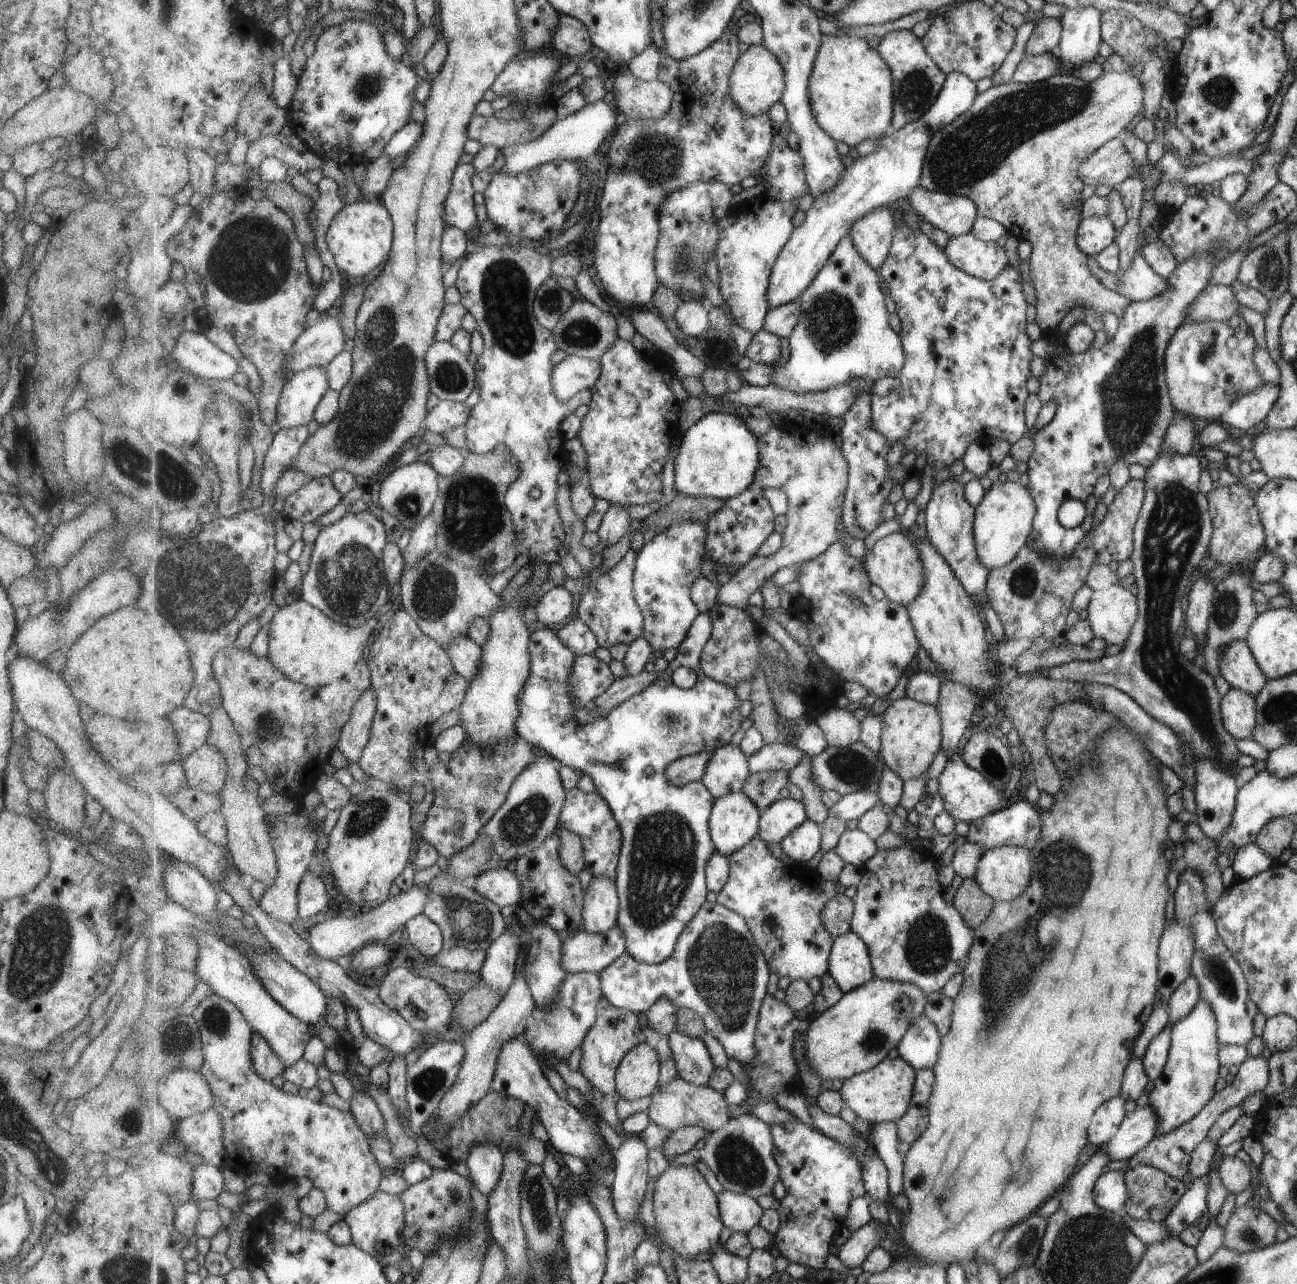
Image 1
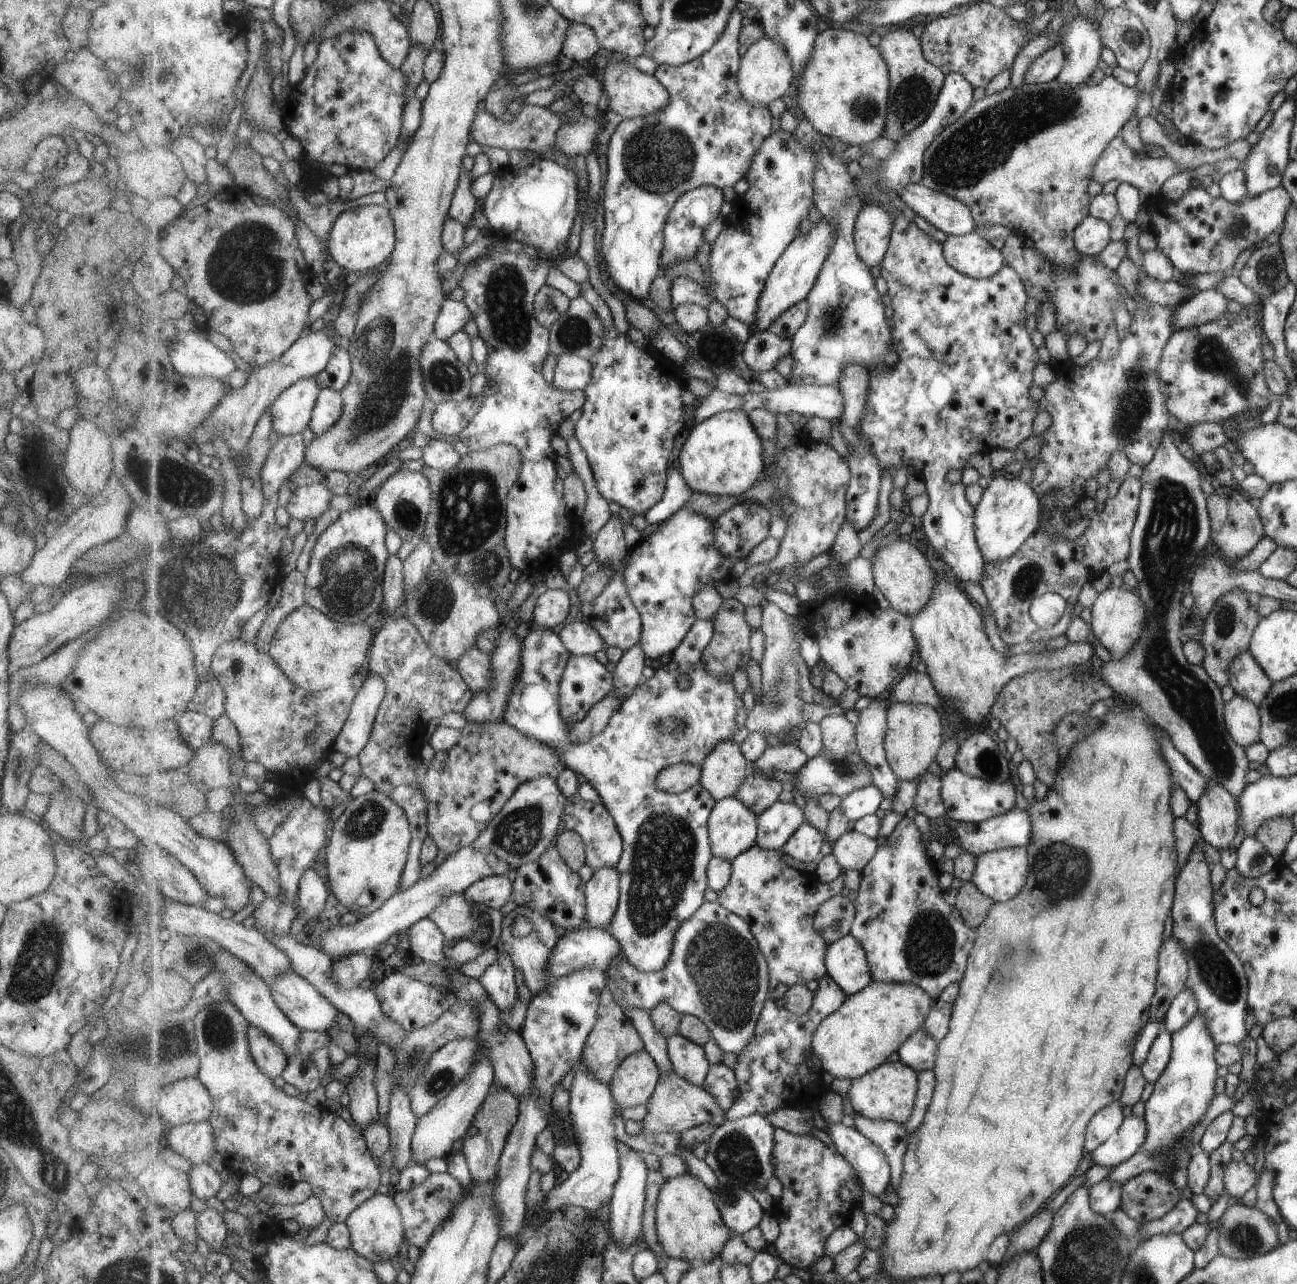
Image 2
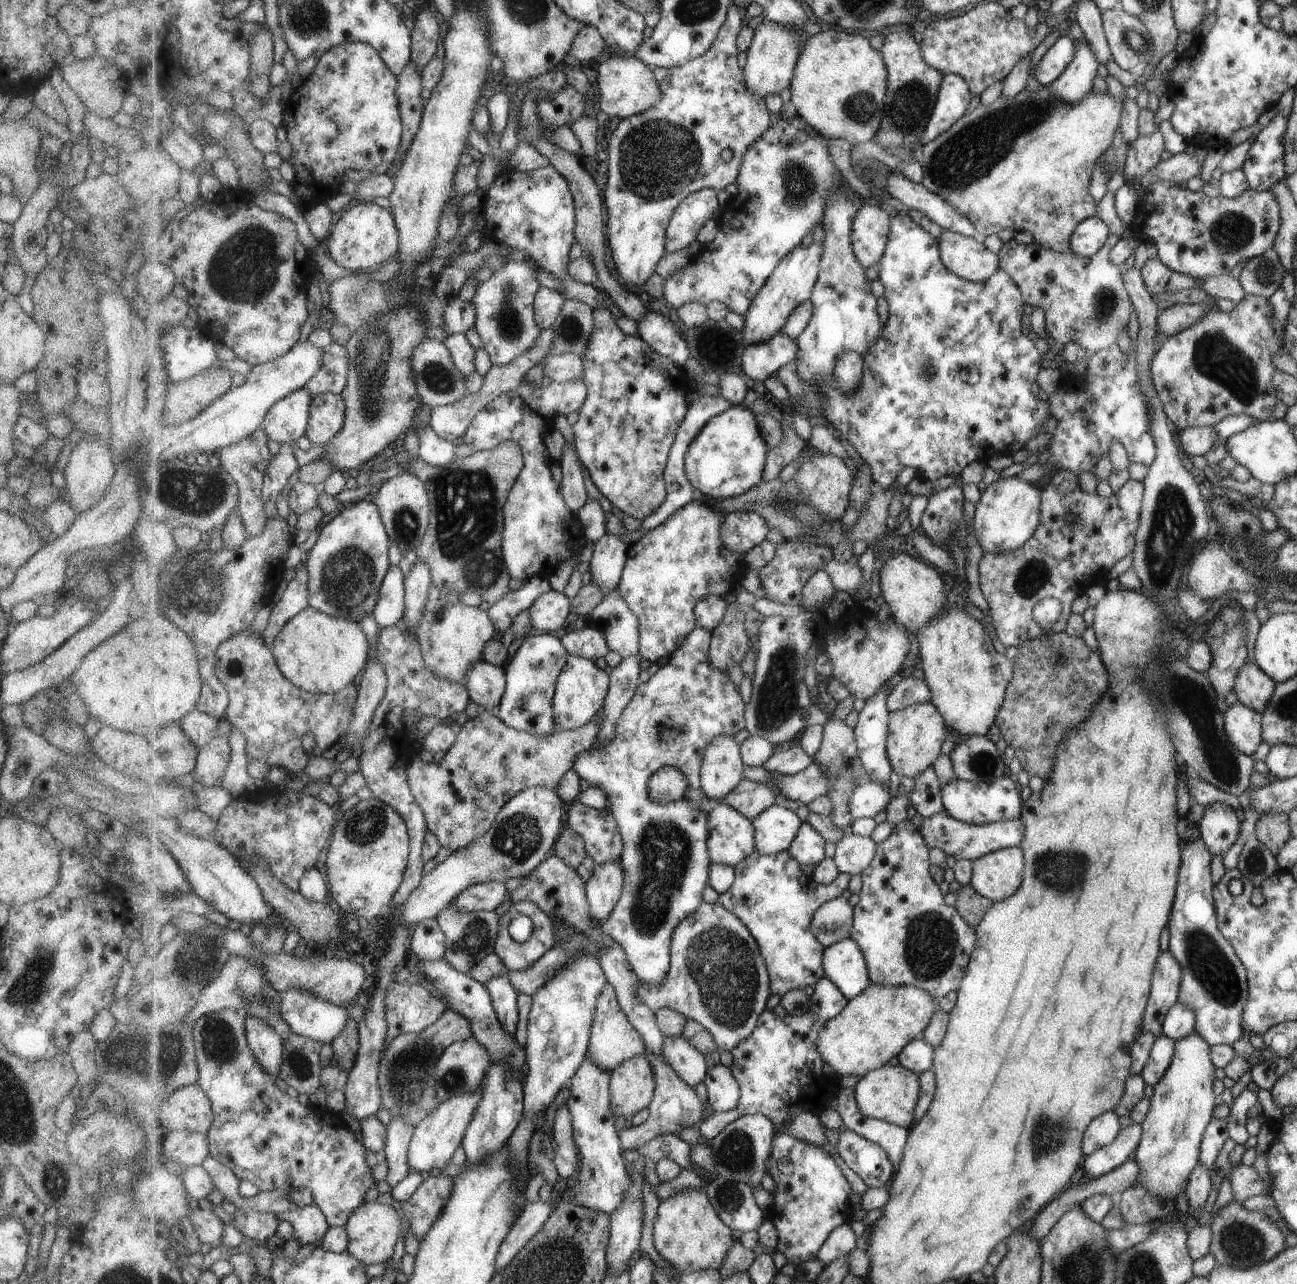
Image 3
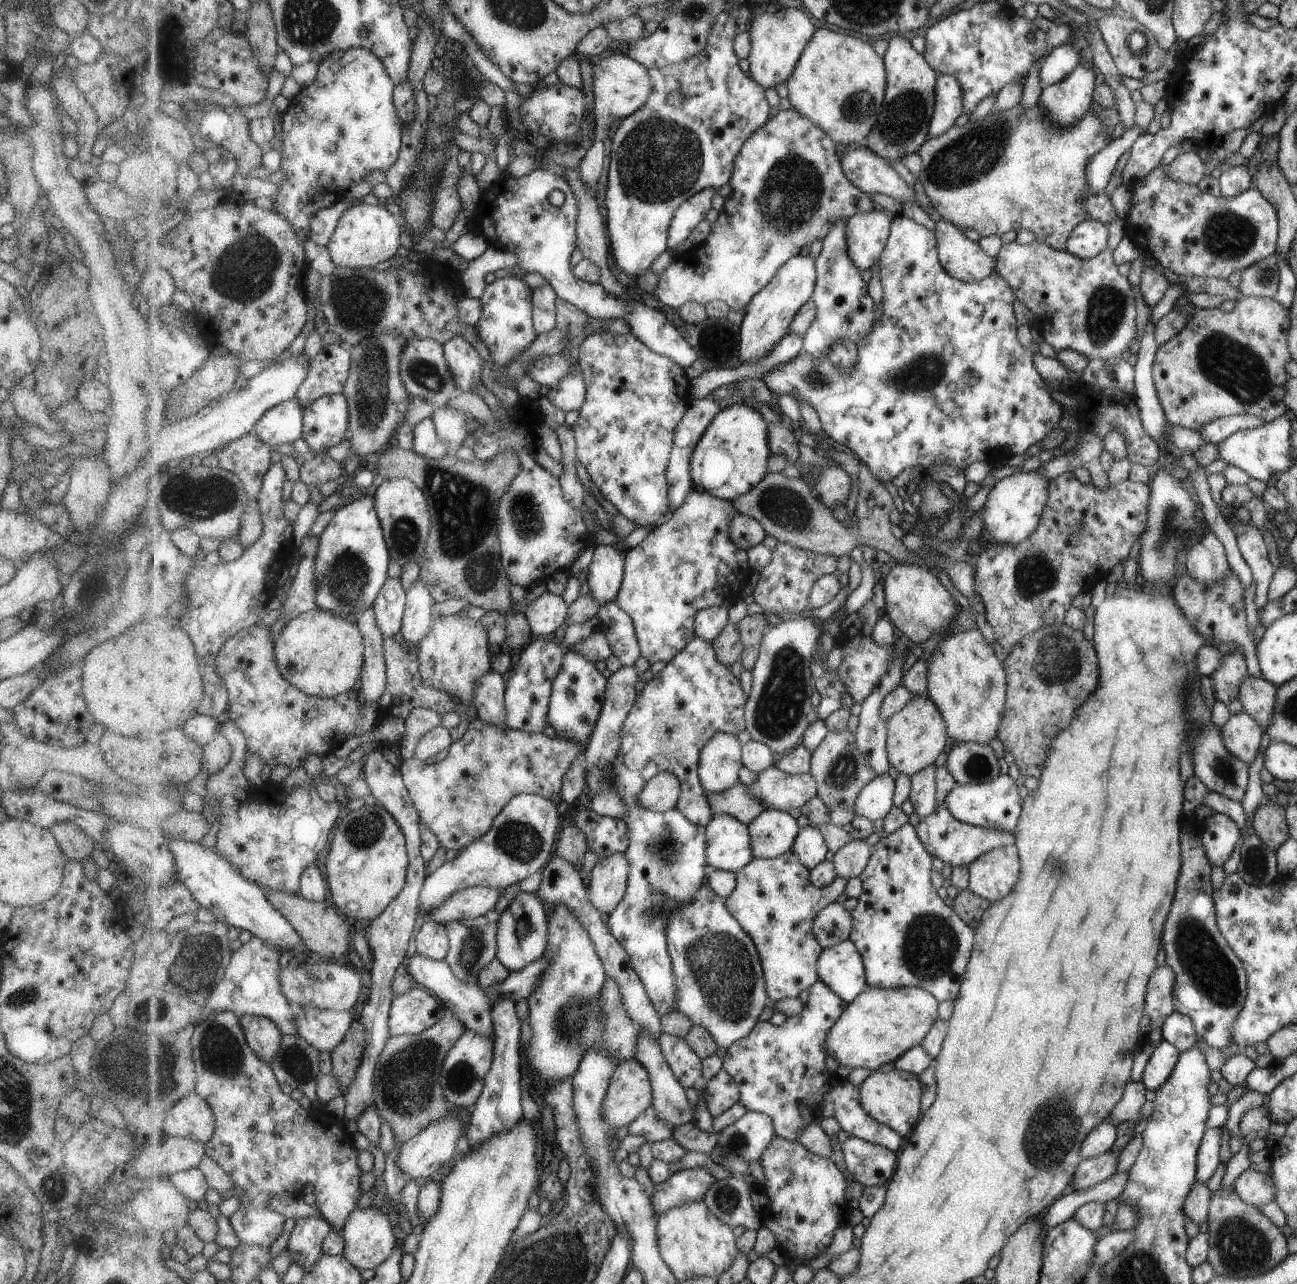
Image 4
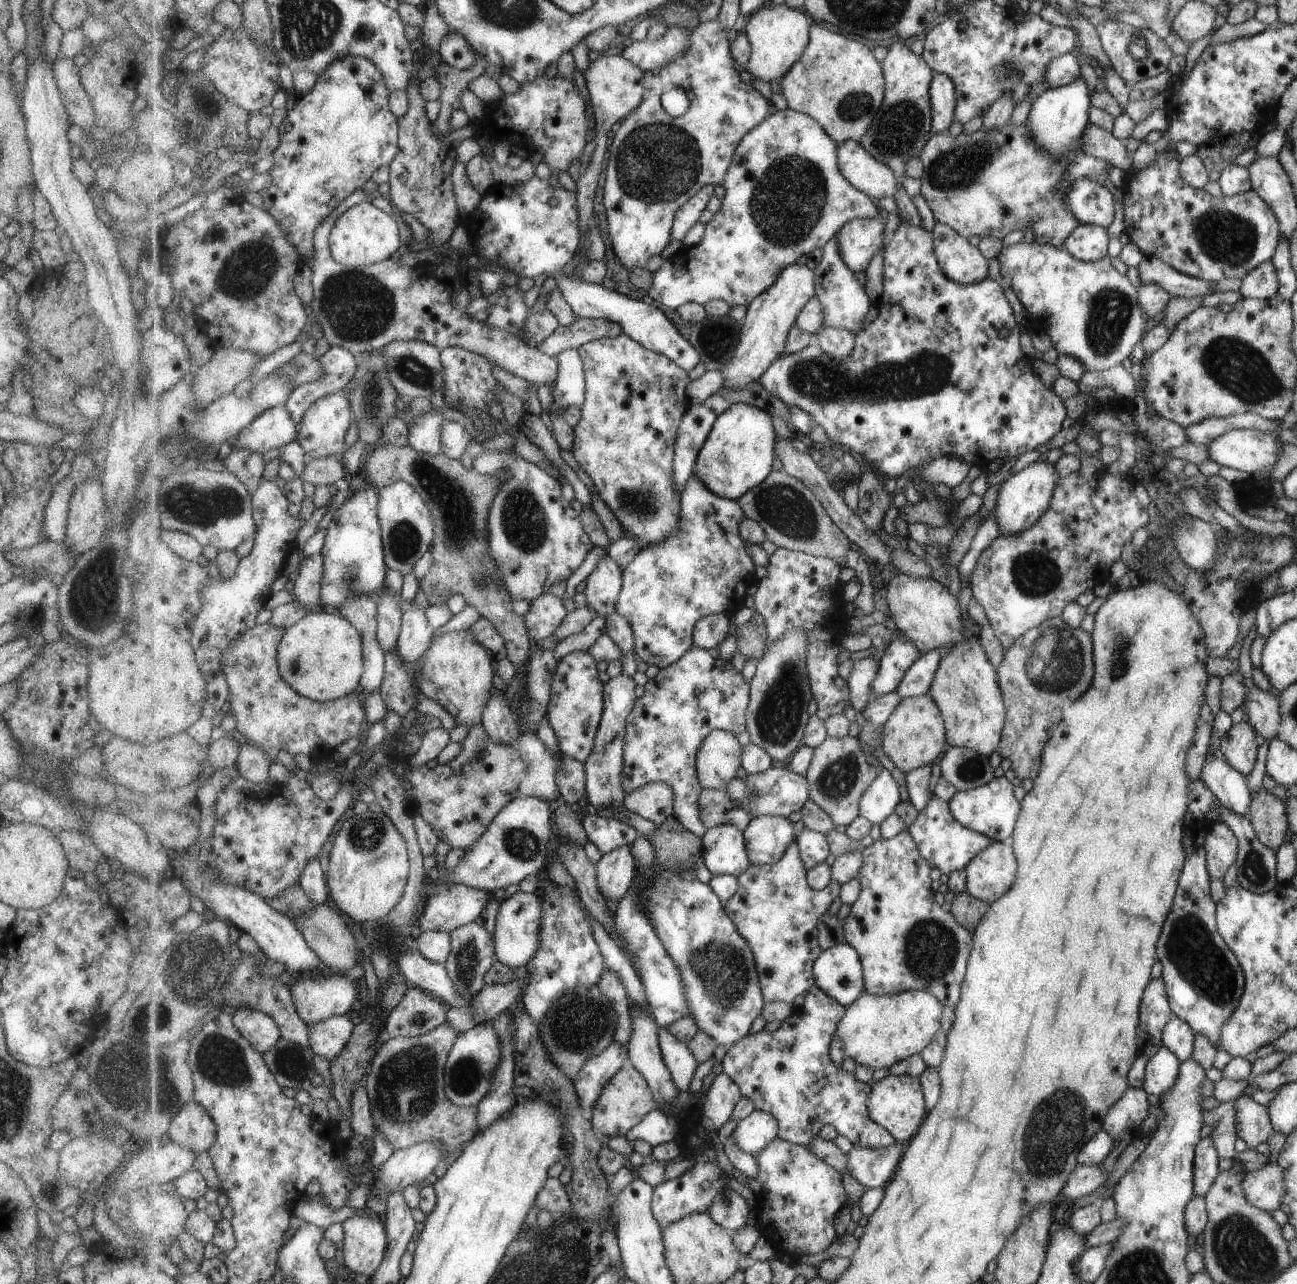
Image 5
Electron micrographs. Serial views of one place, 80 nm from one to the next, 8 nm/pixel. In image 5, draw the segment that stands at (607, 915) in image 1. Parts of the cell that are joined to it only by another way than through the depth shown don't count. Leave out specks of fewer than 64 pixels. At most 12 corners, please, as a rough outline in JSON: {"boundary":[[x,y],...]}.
{"boundary":[[632,846],[603,854],[597,884],[619,902],[634,883],[638,864]]}

